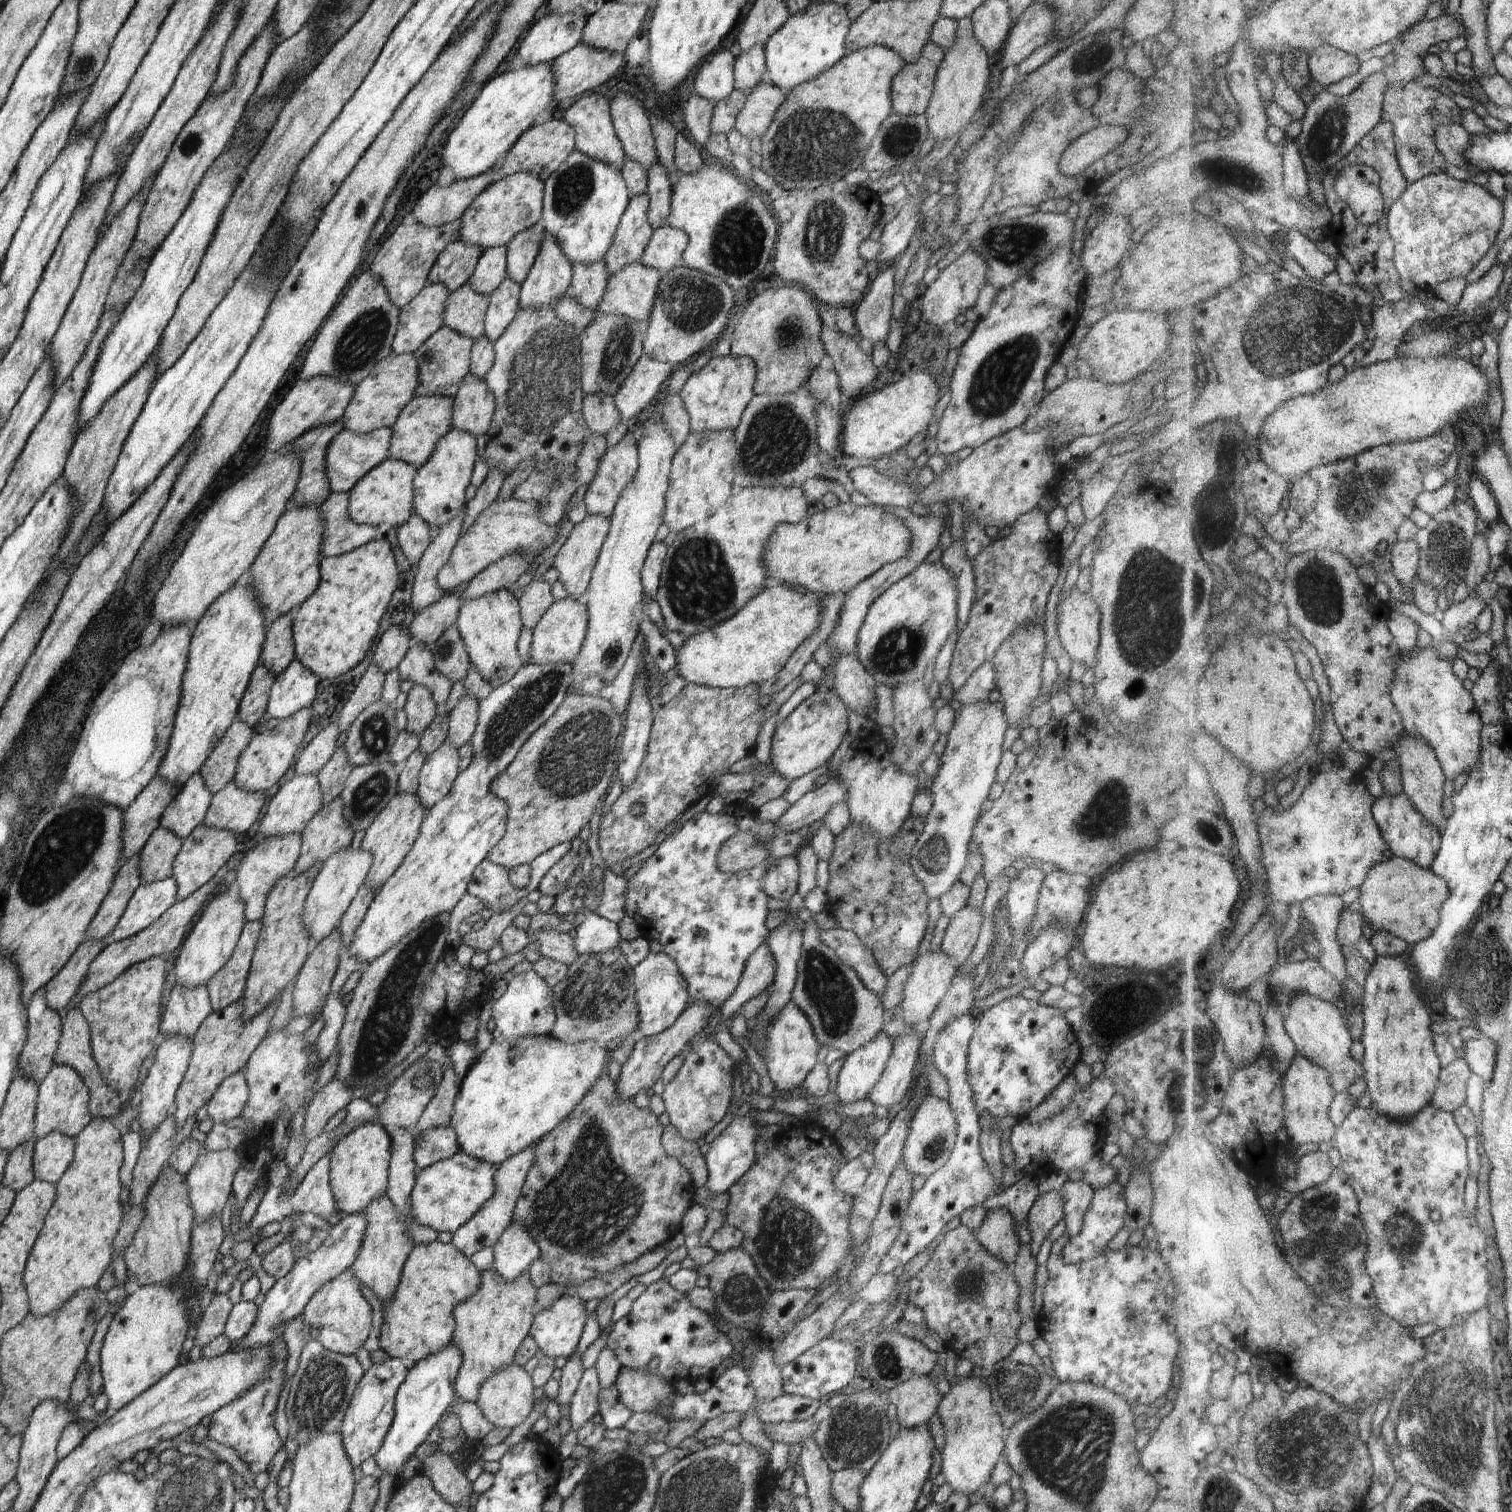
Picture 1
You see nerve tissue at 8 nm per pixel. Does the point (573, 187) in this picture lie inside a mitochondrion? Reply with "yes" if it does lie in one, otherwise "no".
yes

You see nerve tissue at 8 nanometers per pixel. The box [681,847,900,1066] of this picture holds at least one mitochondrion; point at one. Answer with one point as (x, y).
(826, 987)

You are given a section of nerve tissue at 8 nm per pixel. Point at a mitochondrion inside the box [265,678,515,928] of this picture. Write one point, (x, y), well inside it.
(365, 798)

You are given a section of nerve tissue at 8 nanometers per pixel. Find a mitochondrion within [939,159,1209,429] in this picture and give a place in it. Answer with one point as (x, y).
(994, 388)

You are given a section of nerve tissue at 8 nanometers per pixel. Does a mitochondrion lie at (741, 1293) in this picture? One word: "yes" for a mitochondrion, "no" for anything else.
yes

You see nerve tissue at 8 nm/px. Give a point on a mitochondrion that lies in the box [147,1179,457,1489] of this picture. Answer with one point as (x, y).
(318, 1395)

